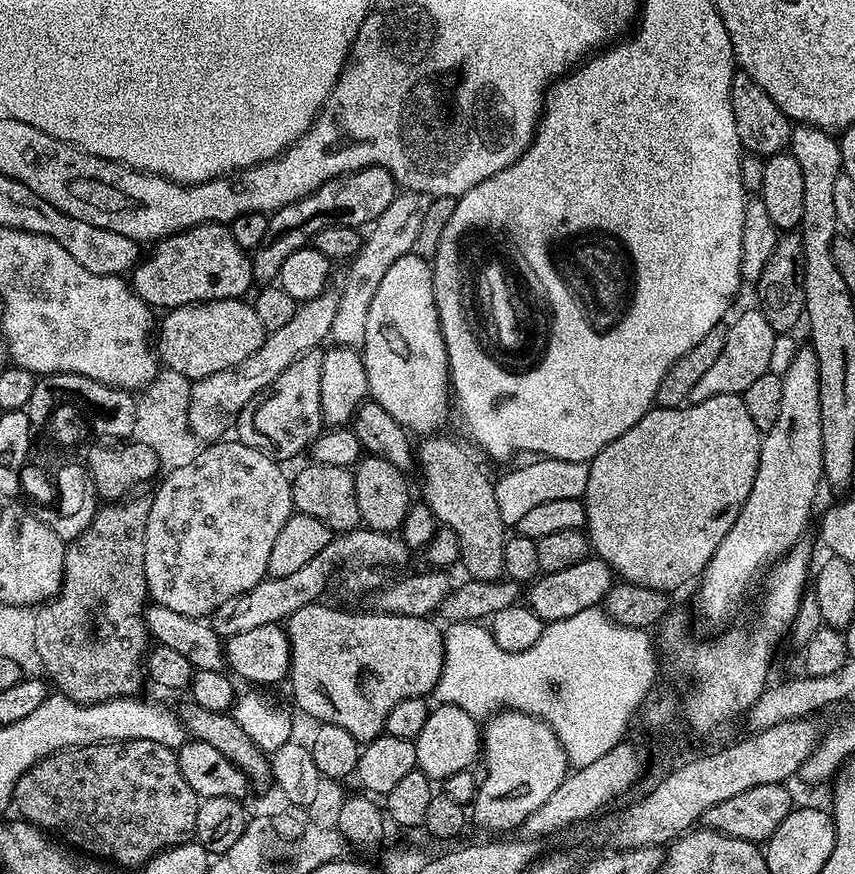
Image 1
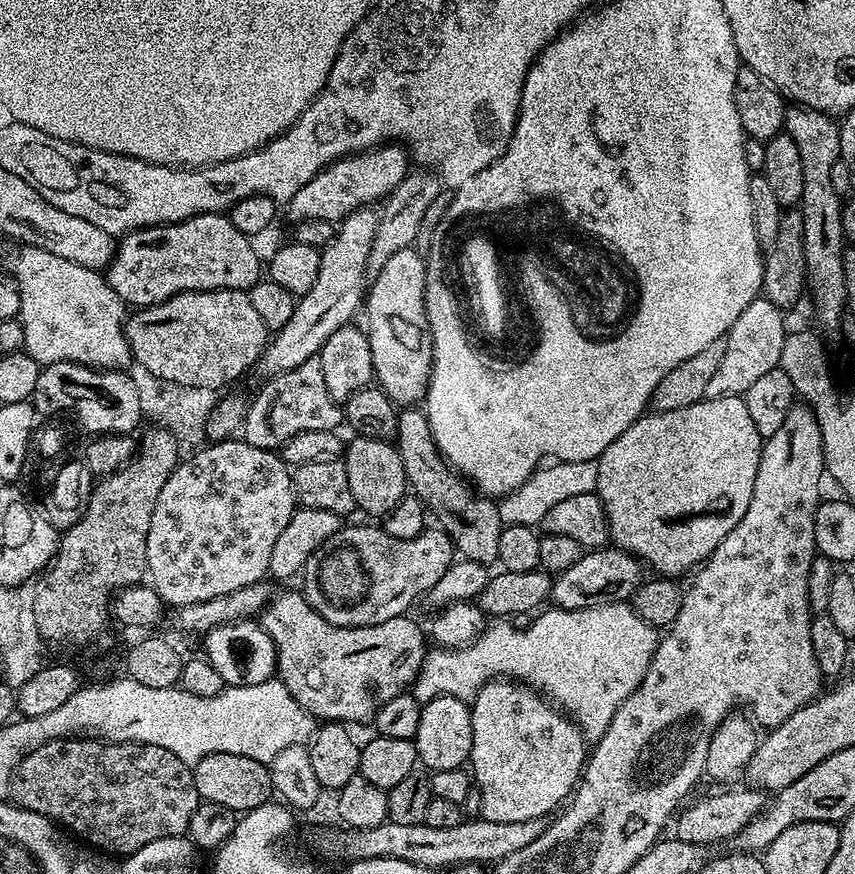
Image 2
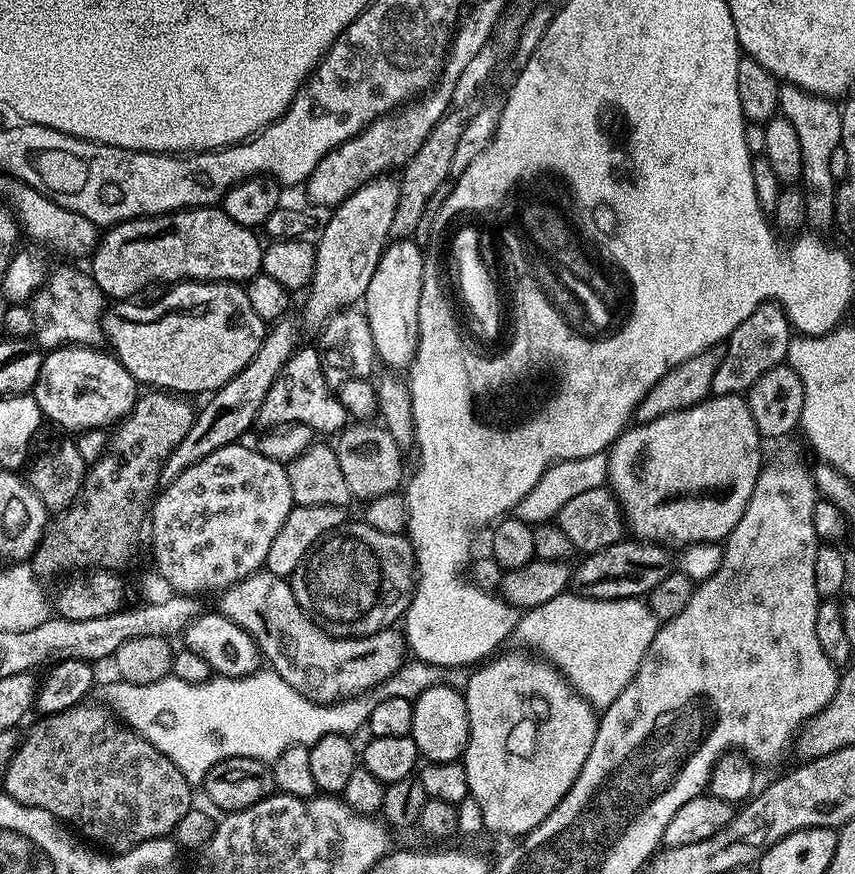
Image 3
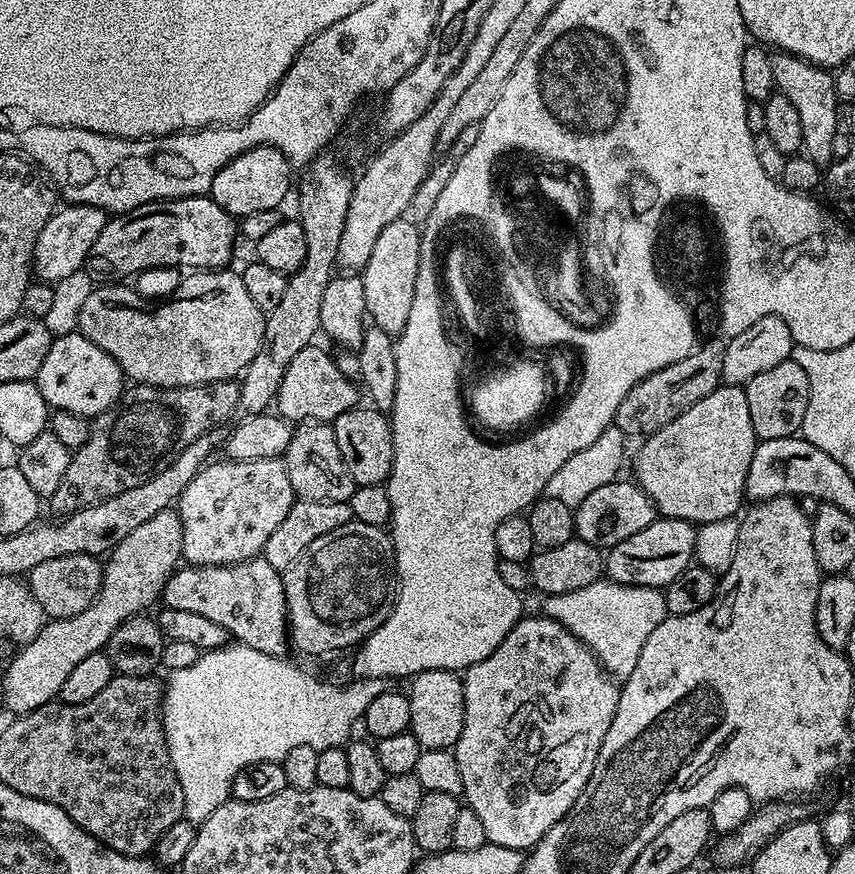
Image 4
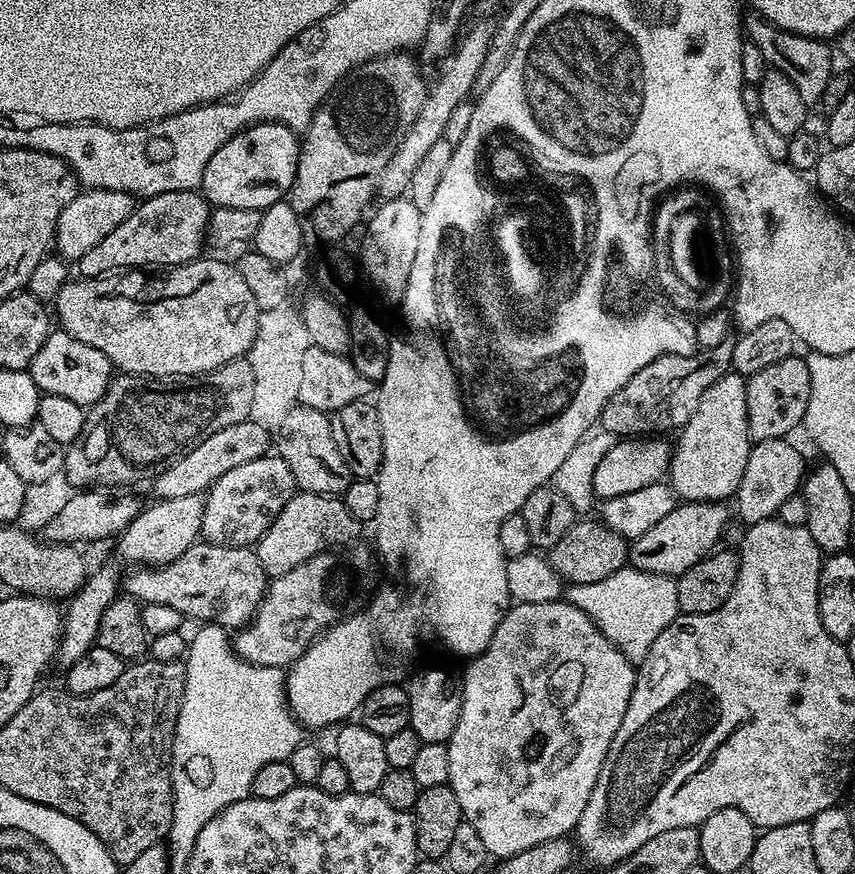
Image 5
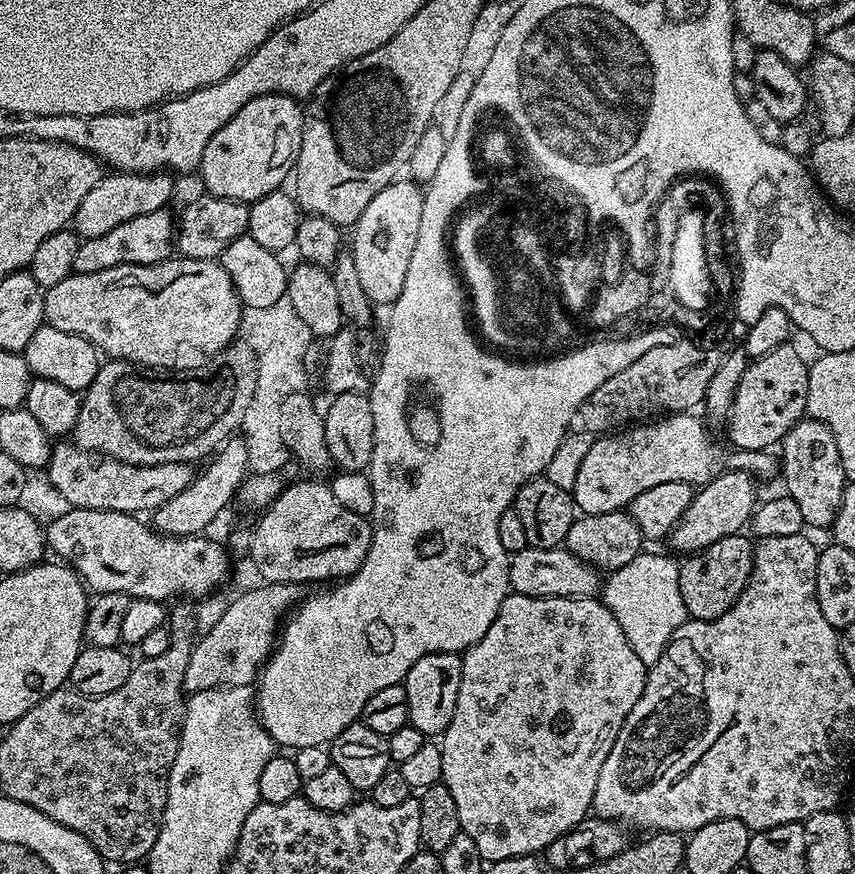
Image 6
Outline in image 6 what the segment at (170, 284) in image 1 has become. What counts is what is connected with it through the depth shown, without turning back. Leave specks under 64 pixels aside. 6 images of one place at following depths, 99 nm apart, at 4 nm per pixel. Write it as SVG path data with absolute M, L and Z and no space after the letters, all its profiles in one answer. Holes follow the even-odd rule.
M167 207L154 210L150 214L138 214L122 226L114 226L107 234L98 234L98 238L81 239L74 254L73 272L94 274L98 270L110 270L119 264L157 264L169 259L174 252L177 221L168 213Z

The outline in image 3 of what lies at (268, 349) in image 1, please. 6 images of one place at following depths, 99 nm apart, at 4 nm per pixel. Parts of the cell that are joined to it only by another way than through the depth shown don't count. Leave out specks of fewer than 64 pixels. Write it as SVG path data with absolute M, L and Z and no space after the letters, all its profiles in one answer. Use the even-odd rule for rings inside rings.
M390 175L375 176L354 190L350 198L335 205L330 222L319 229L315 241L316 269L306 292L312 299L308 312L317 322L327 320L331 313L345 306L363 301L366 286L370 286L370 278L374 278L374 270L378 270L378 262L390 243L394 210L398 210L400 181Z

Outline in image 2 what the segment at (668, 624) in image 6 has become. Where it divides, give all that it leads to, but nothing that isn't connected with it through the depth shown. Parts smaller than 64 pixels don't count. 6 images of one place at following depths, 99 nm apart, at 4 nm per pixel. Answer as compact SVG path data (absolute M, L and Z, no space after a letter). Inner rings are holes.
M621 602L619 604L599 604L593 608L583 608L582 610L566 610L555 606L549 607L549 612L541 611L533 624L528 624L519 632L516 628L511 628L511 623L496 622L491 626L485 627L475 640L465 643L459 647L436 646L425 655L424 664L420 667L420 672L416 675L416 681L410 685L412 696L421 706L430 703L434 698L439 696L453 696L465 702L471 702L482 690L482 686L486 686L492 680L497 678L511 678L513 681L526 684L530 688L535 688L537 692L543 694L549 701L555 702L561 709L567 710L574 717L575 723L579 724L581 732L584 733L585 741L595 742L602 738L602 734L606 730L606 726L610 726L610 722L614 718L614 714L618 710L618 706L622 706L622 702L626 702L626 698L630 698L630 694L634 694L634 690L638 690L638 686L642 682L642 678L646 674L646 670L650 666L650 662L654 658L654 650L658 643L657 629L645 622L635 610L632 609L631 603Z

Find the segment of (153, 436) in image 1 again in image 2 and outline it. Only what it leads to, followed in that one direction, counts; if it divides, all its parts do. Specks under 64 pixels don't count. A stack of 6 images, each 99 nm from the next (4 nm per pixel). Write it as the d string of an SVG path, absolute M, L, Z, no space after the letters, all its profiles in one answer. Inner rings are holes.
M134 364L128 370L134 386L138 387L138 400L141 415L155 425L167 429L181 446L199 445L204 435L208 416L220 402L219 391L212 387L188 387L169 380L158 378L145 367Z

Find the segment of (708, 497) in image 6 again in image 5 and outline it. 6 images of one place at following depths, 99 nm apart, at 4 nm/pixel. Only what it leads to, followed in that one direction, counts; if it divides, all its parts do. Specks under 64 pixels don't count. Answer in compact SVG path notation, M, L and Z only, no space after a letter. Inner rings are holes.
M690 500L677 503L676 508L670 510L670 514L666 514L666 518L661 518L651 530L646 530L646 534L642 534L637 540L629 543L628 564L650 574L662 574L673 578L680 577L683 572L690 570L690 566L694 566L694 562L702 562L702 558L706 558L711 552L717 551L719 544L716 543L719 542L720 535L723 534L724 527L728 524L728 510L730 514L727 503L714 500Z

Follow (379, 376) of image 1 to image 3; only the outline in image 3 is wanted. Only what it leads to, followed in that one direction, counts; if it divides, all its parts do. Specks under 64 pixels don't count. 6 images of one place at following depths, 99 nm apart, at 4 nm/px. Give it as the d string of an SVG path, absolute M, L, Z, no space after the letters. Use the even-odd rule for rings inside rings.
M396 238L385 248L378 262L378 270L374 270L374 278L370 278L370 286L366 286L366 294L362 301L364 317L370 322L370 334L374 334L374 346L377 357L388 362L387 367L400 370L411 364L416 353L418 342L418 302L422 294L422 274L424 273L424 248L412 238Z

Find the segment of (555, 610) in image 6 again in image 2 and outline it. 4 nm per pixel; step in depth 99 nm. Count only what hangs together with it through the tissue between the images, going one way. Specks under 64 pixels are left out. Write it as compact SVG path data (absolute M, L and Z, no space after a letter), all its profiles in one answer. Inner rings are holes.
M497 678L482 686L476 699L471 701L470 707L472 709L470 771L474 777L475 787L481 794L479 815L490 822L508 823L525 822L526 819L539 816L547 817L548 812L552 811L555 813L565 800L571 797L586 763L586 748L584 752L586 741L579 724L569 719L559 707L549 703L535 688L513 682L508 678Z

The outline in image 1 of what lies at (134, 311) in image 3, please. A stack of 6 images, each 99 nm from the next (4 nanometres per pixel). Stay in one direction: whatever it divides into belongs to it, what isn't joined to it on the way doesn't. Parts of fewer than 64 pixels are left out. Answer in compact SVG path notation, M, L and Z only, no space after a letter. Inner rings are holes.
M243 299L211 300L205 304L187 304L181 308L165 311L163 316L164 321L161 324L159 321L158 331L154 336L154 351L159 363L165 369L180 371L191 382L238 366L246 358L250 358L250 354L260 349L266 335L262 322L258 322L258 314L254 314L251 303Z

